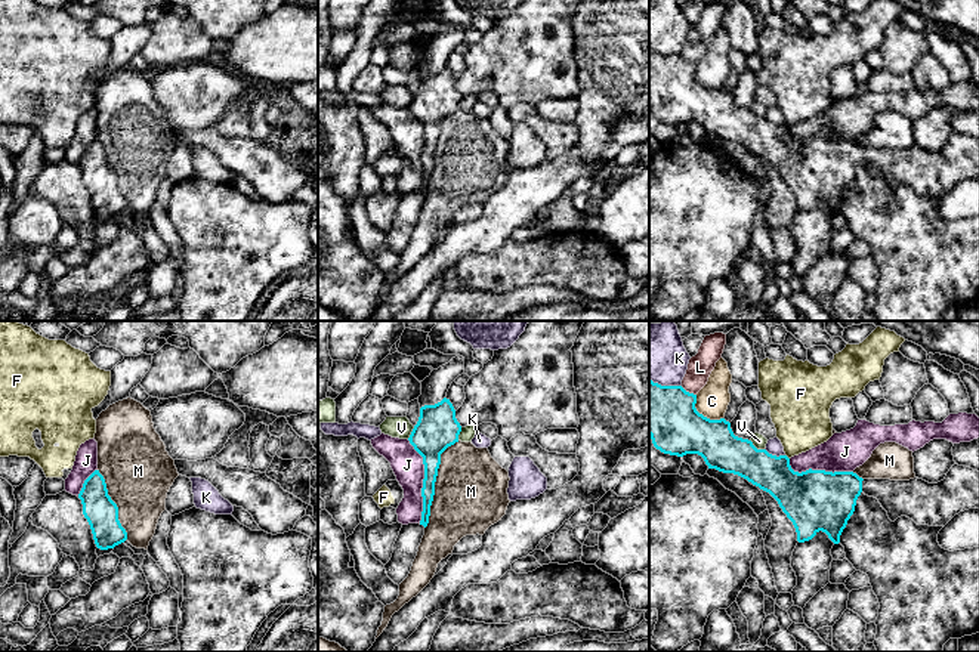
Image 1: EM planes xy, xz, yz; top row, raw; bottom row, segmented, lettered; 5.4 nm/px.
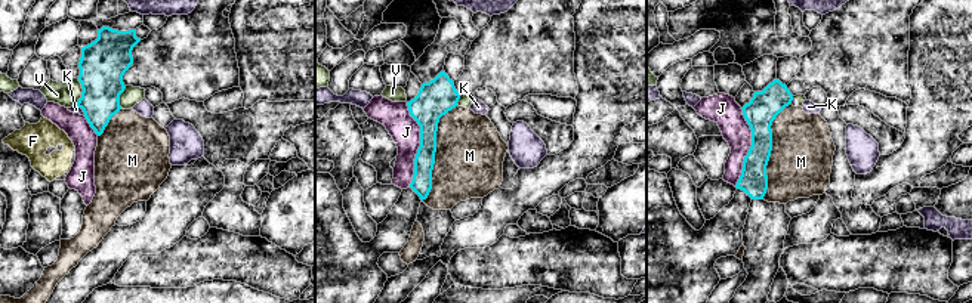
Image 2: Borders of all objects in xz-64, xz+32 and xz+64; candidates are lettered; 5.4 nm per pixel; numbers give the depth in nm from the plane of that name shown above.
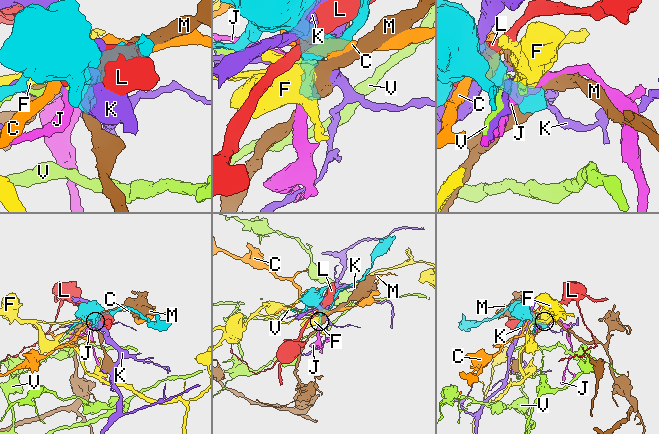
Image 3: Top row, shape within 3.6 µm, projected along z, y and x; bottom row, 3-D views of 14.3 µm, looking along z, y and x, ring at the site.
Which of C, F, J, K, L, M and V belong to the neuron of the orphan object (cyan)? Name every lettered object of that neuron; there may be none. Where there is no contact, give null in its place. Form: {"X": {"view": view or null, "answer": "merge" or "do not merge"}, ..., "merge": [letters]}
{"C": {"view": "yz", "answer": "do not merge"}, "F": {"view": "yz", "answer": "do not merge"}, "J": {"view": "xz", "answer": "do not merge"}, "K": {"view": "yz", "answer": "do not merge"}, "L": {"view": "yz", "answer": "do not merge"}, "M": {"view": "xz", "answer": "do not merge"}, "V": {"view": "yz", "answer": "do not merge"}, "merge": []}

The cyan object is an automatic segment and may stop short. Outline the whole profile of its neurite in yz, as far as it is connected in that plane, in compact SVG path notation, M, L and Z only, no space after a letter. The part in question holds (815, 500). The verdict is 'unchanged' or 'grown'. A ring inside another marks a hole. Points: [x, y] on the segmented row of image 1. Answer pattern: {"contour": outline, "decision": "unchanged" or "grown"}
{"contour": "M649 378L649 436L654 446L677 457L698 454L708 469L738 475L769 492L793 522L799 543L809 541L822 531L834 544L839 544L862 492L877 498L892 522L907 516L917 525L945 526L960 512L979 509L979 472L970 467L954 464L945 479L938 483L918 478L862 479L853 472L833 473L809 469L799 473L791 469L787 455L776 457L766 449L757 449L751 441L735 436L729 421L704 417L697 411L695 404L697 395L686 392L682 386L661 386Z", "decision": "grown"}

